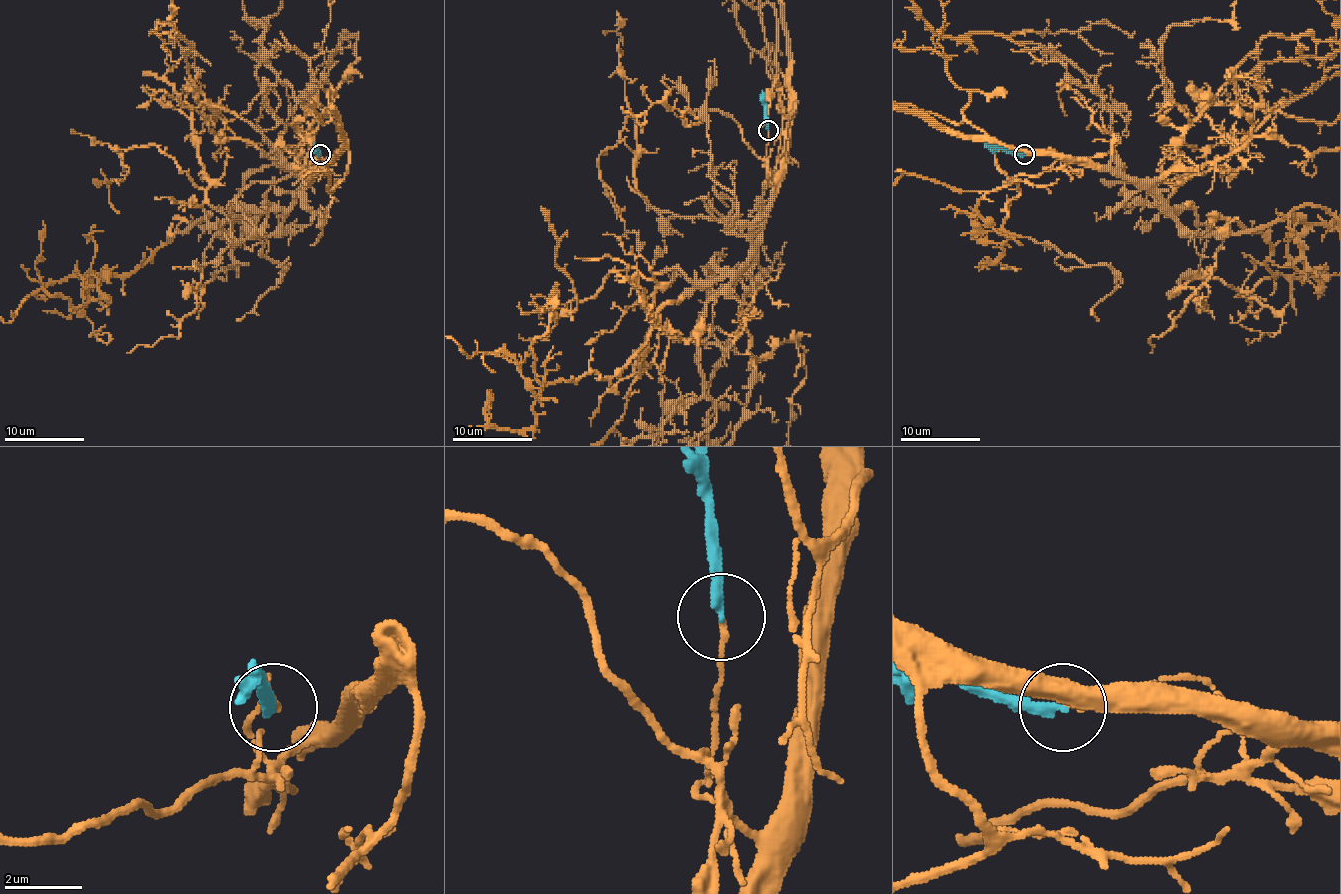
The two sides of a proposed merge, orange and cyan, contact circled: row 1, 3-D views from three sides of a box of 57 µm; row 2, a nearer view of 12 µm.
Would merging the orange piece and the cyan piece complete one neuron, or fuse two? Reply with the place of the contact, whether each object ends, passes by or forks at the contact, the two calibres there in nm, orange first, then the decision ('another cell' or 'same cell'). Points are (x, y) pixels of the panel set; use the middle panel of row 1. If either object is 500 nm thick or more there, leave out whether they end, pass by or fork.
(768, 130) | orange ends | cyan ends | 150/260 nm | another cell

